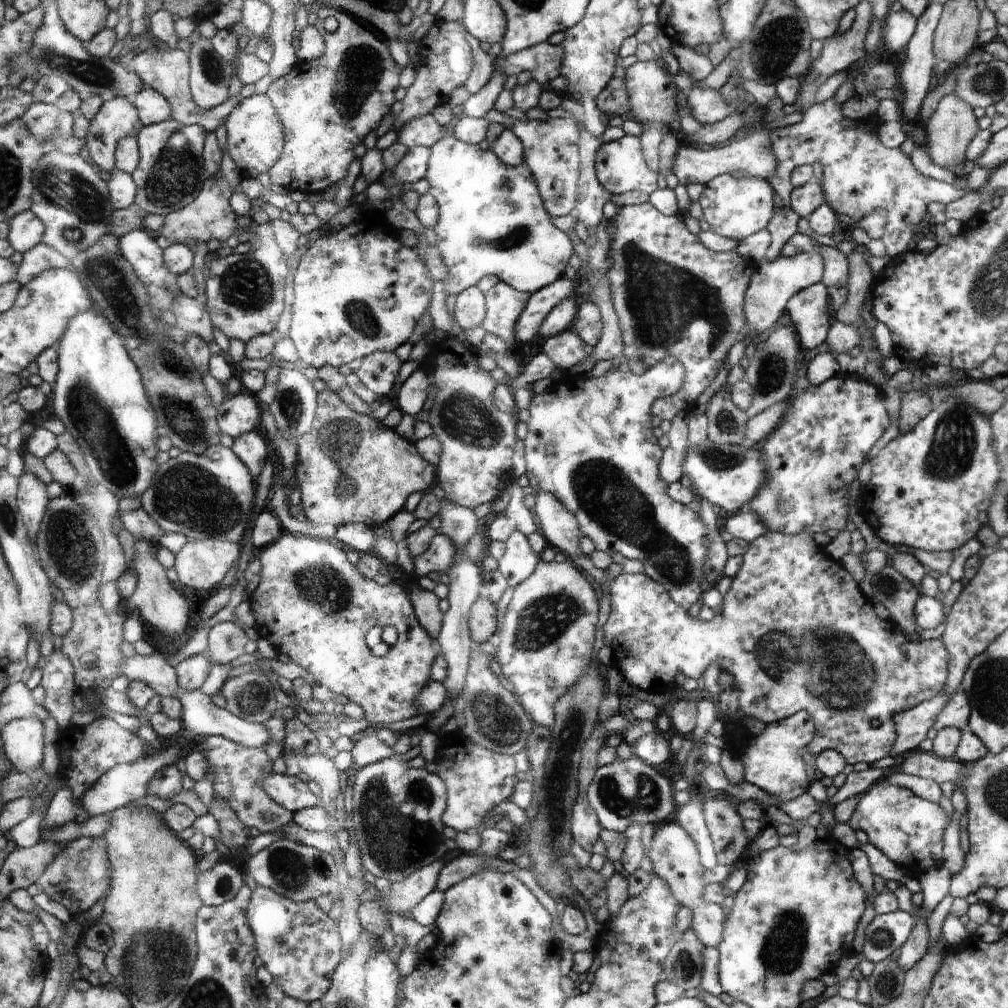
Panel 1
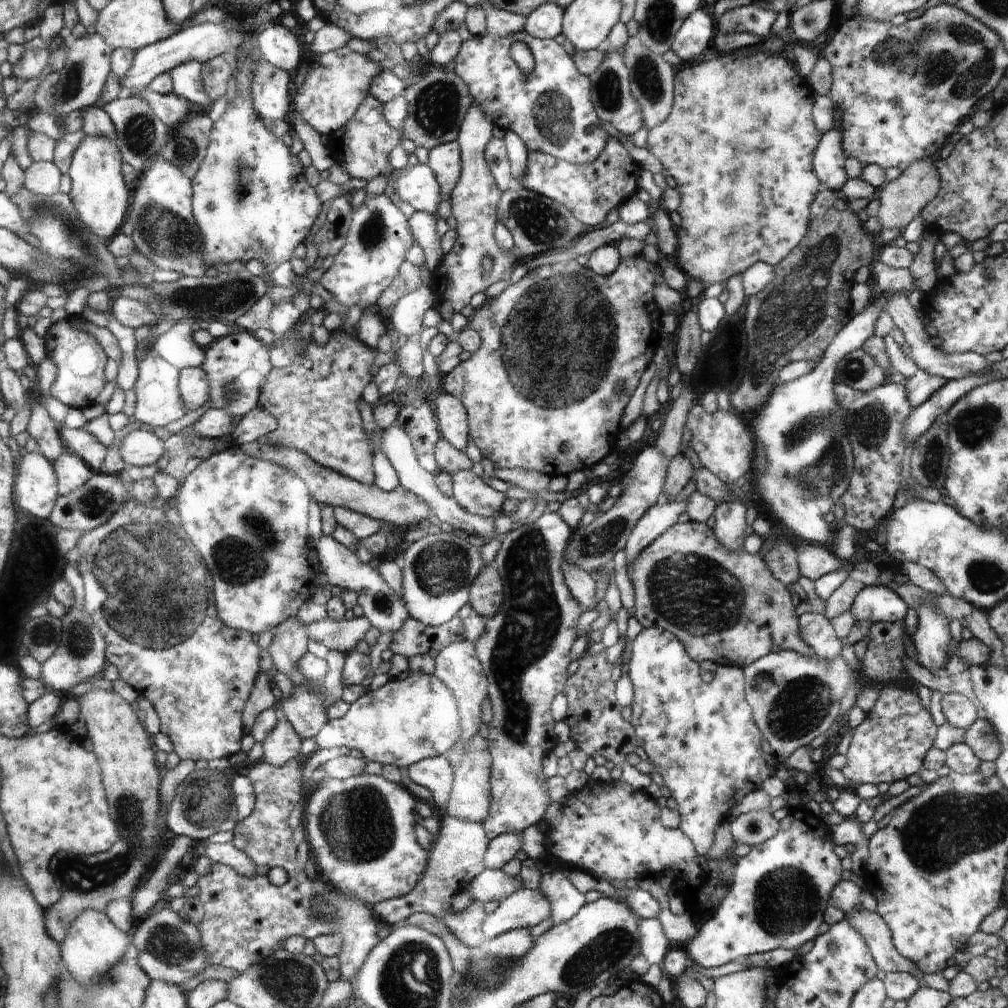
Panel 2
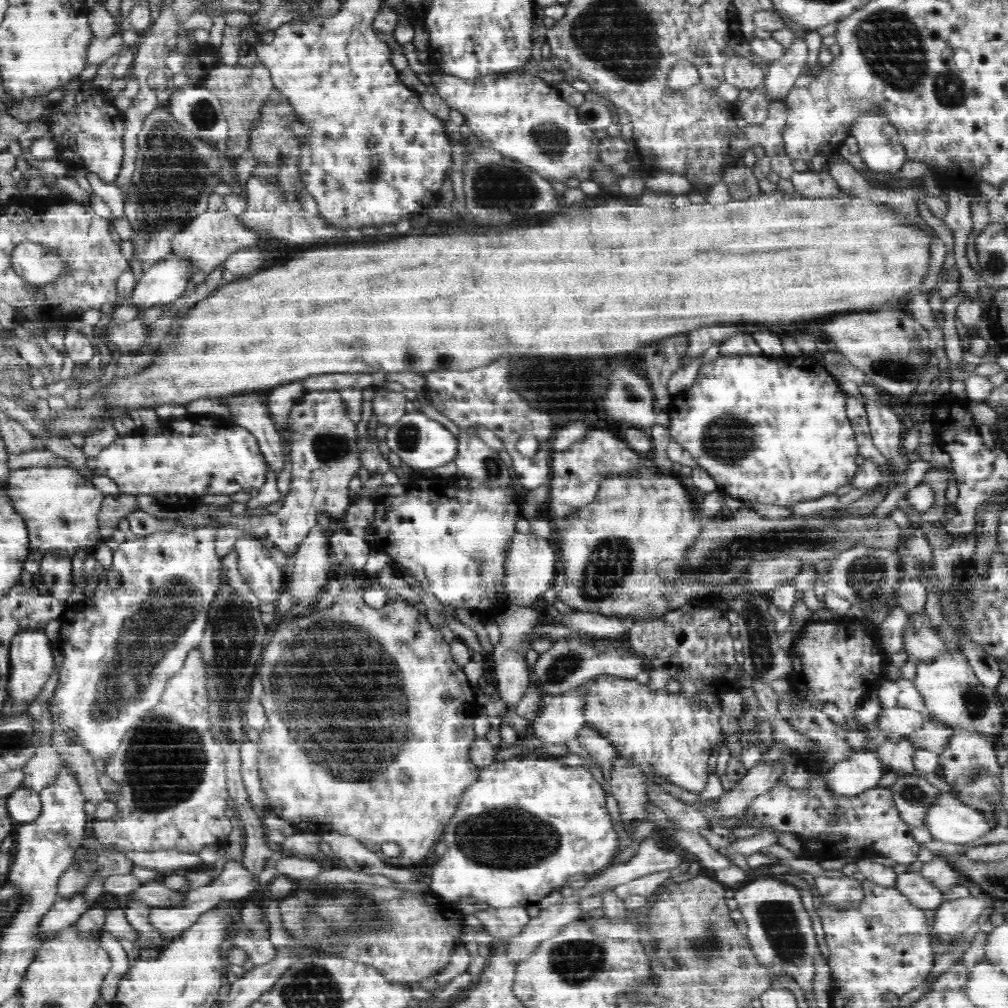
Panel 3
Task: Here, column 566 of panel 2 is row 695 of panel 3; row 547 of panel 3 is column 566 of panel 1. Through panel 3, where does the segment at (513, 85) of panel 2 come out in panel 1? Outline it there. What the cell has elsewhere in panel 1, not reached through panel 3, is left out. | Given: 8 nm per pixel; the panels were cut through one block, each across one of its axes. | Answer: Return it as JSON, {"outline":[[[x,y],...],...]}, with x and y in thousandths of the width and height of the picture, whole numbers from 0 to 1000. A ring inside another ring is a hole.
{"outline":[[[544,117],[542,119],[512,119],[504,125],[521,148],[520,164],[533,176],[534,190],[546,214],[556,215],[569,210],[571,205],[571,181],[576,164],[575,125],[568,117]]]}

